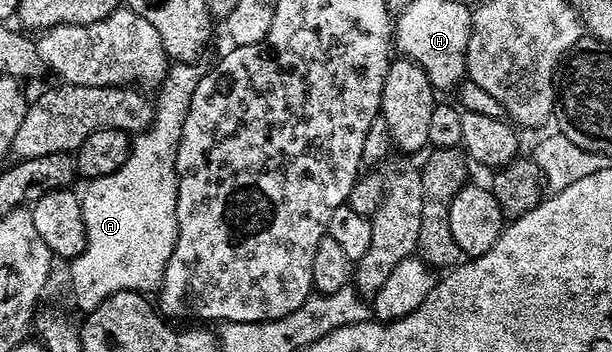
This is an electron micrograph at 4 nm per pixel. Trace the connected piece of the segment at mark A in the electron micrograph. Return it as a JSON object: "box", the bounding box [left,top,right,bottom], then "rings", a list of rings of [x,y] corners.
{"box":[68,61,203,311],"rings":[[[178,61],[170,64],[160,82],[157,103],[152,106],[152,121],[148,128],[132,138],[130,153],[113,174],[90,180],[85,193],[80,194],[83,223],[87,231],[85,250],[68,262],[73,276],[73,297],[84,311],[99,308],[106,299],[116,293],[131,291],[148,294],[149,289],[160,290],[161,280],[171,251],[177,242],[177,142],[181,140],[183,123],[191,107],[191,95],[199,83],[203,69],[200,64]]]}

